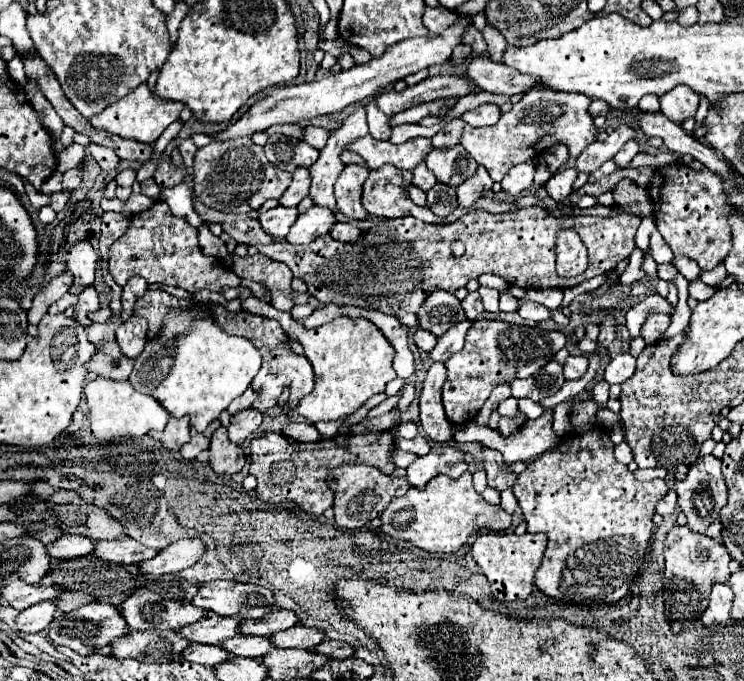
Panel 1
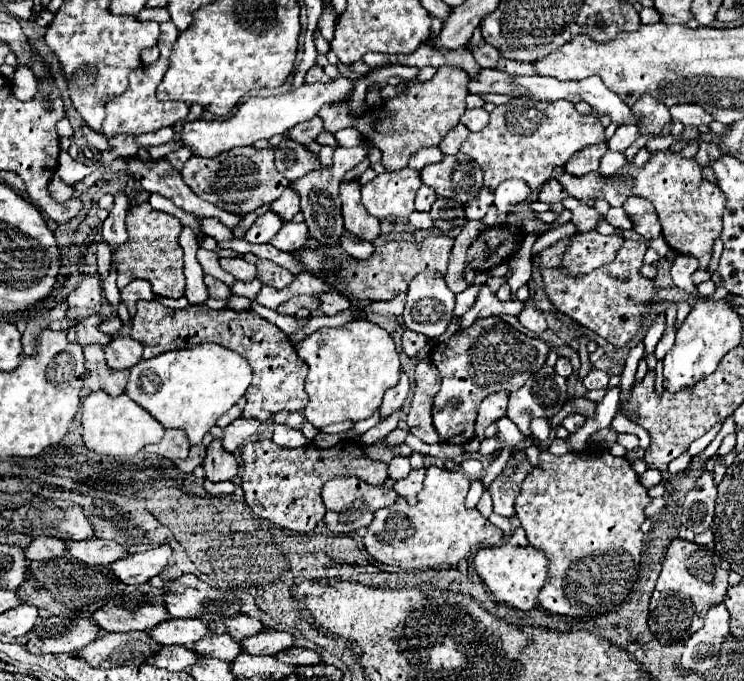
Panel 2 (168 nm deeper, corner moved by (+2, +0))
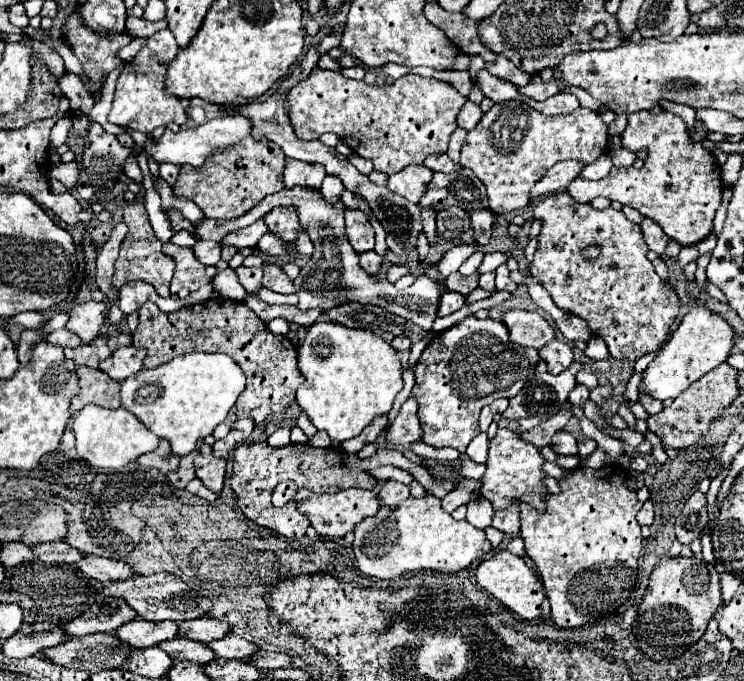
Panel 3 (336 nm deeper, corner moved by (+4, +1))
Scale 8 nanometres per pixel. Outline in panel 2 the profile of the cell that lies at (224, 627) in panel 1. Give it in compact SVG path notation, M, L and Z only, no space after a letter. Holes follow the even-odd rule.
M171 618L165 624L157 624L157 628L153 628L149 634L165 646L171 646L171 644L193 646L197 640L211 634L211 630L201 620Z

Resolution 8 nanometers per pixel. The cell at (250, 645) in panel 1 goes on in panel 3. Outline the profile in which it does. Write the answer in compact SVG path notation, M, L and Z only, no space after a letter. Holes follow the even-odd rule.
M177 637L177 639L171 639L171 641L163 641L163 643L159 643L159 649L167 651L167 655L173 661L185 659L185 661L193 661L197 665L203 665L203 663L209 663L209 659L215 659L211 655L211 651L207 651L207 645L189 641L185 637Z

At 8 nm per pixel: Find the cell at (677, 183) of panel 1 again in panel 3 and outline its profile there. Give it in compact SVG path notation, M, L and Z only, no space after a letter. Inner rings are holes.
M637 111L629 117L629 129L621 135L623 147L647 149L647 159L641 169L613 167L607 177L587 181L577 177L569 183L569 195L579 203L589 203L595 197L607 197L621 205L631 205L641 215L653 219L663 233L679 245L695 245L713 229L713 217L721 205L721 167L701 143L693 143L685 121L669 111L657 115ZM627 135L627 139L625 139ZM627 141L627 145L625 145Z

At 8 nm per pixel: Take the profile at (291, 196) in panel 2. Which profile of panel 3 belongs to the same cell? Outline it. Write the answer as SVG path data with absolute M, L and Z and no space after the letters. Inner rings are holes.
M277 207L277 209L271 209L263 221L267 223L269 227L269 233L277 235L281 239L281 243L287 247L287 253L291 257L295 257L299 251L297 251L297 233L303 231L301 225L299 225L299 219L295 215L295 209L293 207Z

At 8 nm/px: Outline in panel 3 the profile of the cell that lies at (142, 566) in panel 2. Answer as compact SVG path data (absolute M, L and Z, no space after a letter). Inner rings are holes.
M83 557L75 563L75 567L89 579L107 583L107 581L115 581L115 579L129 579L133 577L133 571L127 567L127 563L123 561L113 561L113 559L105 559L105 557Z

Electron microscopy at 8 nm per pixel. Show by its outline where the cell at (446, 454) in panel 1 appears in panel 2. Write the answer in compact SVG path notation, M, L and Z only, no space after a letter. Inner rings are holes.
M415 468L409 472L407 478L401 478L395 482L395 490L399 496L407 498L409 504L415 504L417 502L417 494L421 492L421 484L423 484L423 478L425 478L425 468Z

